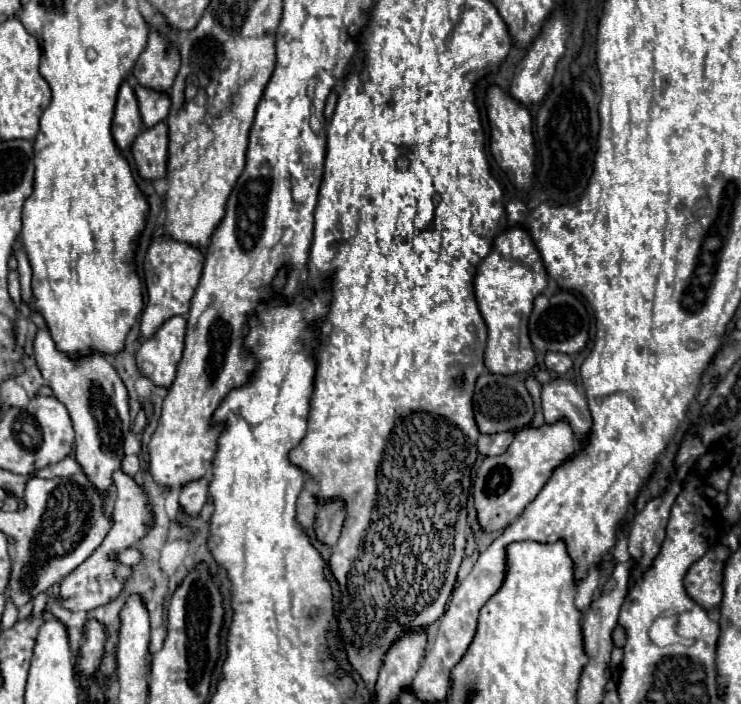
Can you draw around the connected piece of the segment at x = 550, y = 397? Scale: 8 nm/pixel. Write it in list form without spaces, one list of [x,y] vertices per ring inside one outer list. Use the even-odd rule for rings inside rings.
[[[555,378],[551,384],[543,386],[541,408],[547,424],[565,420],[571,426],[581,448],[585,448],[593,420],[587,408],[585,394],[579,392],[573,382]]]

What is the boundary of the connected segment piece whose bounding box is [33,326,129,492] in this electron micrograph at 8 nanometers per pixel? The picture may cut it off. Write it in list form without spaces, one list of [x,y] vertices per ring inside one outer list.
[[[47,326],[37,330],[33,348],[43,378],[53,388],[55,398],[65,404],[73,420],[75,458],[89,480],[105,492],[111,484],[111,474],[121,466],[123,442],[129,434],[129,398],[125,384],[105,354],[95,352],[89,356],[71,358],[67,352],[57,350]]]

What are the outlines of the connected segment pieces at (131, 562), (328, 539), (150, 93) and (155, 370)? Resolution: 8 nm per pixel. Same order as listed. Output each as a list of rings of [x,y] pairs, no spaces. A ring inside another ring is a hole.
[[[127,548],[123,552],[115,552],[115,560],[125,566],[135,566],[141,560],[141,552],[137,548]]]
[[[329,500],[323,502],[317,514],[317,538],[329,546],[335,546],[343,528],[345,520],[345,502],[343,500]]]
[[[135,84],[133,90],[135,90],[137,102],[139,102],[143,124],[147,128],[151,128],[157,122],[163,122],[167,118],[167,112],[169,112],[169,106],[171,106],[171,100],[169,100],[167,94],[155,92],[155,90],[149,90],[149,88],[143,88],[139,84]]]
[[[169,318],[137,352],[137,368],[155,386],[169,388],[175,380],[175,370],[181,360],[185,340],[185,318]]]

